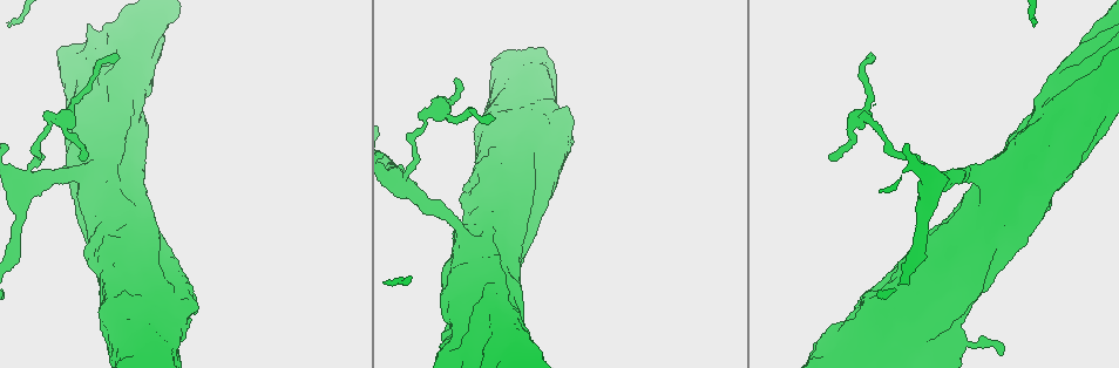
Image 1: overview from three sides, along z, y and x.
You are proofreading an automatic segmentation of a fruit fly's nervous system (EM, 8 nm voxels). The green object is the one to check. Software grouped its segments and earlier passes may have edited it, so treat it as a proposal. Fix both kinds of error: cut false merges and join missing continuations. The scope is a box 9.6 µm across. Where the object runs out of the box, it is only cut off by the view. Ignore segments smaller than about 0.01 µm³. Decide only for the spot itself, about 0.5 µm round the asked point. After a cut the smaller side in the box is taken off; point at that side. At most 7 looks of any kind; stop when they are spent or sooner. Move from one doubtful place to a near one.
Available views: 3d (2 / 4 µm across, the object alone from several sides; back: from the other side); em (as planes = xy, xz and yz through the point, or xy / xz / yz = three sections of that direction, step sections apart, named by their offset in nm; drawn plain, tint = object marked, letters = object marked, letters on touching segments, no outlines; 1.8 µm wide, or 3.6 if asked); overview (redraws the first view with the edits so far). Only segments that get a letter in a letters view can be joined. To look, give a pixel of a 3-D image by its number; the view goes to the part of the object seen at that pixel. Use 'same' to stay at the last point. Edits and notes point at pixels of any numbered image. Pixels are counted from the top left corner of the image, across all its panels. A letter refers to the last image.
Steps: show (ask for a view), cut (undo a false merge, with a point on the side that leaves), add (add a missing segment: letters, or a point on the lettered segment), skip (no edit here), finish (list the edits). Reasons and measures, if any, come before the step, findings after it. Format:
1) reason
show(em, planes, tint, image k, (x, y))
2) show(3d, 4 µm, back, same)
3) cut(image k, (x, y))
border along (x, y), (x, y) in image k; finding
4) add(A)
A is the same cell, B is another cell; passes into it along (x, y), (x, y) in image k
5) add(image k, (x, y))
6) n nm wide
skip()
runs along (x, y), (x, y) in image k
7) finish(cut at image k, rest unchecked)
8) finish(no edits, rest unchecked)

thick turns thin
show(3d, 4 µm, image 1, (25, 178))

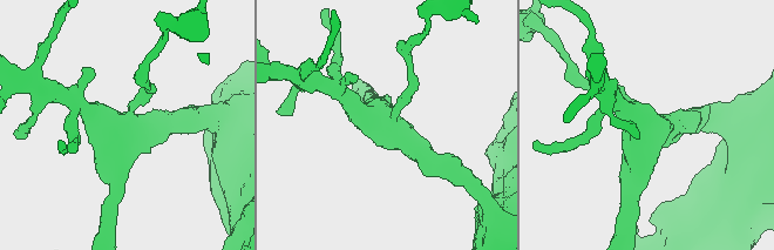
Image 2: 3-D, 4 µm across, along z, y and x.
4 arms; need the tissue
show(em, 3.6 µm, yz, step 16, tint, image 2, (127, 123))

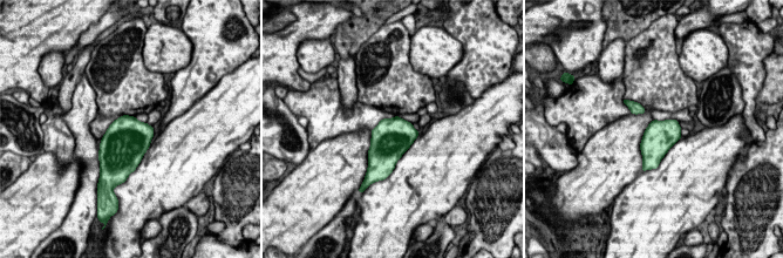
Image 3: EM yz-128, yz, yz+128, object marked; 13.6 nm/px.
show(em, 3.6 µm, planes, letters, same)

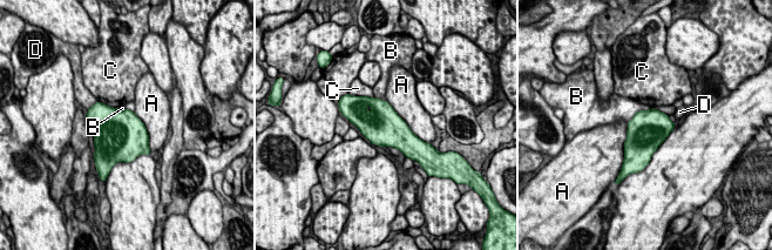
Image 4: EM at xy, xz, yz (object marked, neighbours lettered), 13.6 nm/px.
550 nm wide; A touches over 750 nm
skip()
A, B, C and D are other cells; one neuron here

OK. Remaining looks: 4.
branch stops here
show(em, planes, letters, image 1, (493, 118))

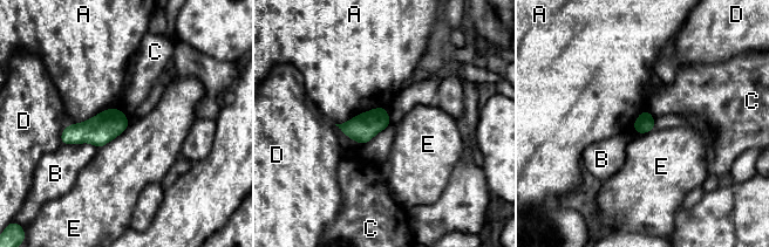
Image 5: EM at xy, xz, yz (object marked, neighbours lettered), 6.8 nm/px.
A touches over 360 nm
skip()
A, B, C, D and E are other cells; border along (129, 124), (97, 149) in image 5; none of them fits

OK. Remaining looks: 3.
tapers out
show(em, planes, letters, image 1, (457, 79))

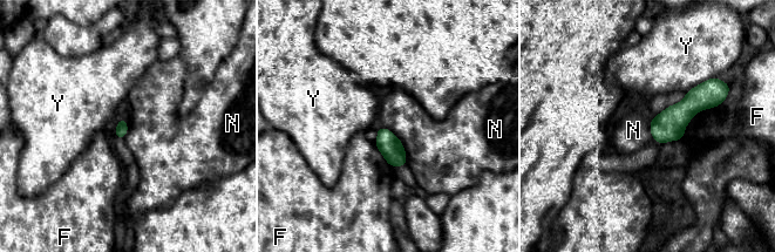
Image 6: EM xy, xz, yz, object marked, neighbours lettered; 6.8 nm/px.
F touches over 360 nm
skip()
F, N and Y are other cells; no lettered segment goes on from it

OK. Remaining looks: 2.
finish(no edits, rest unchecked)

